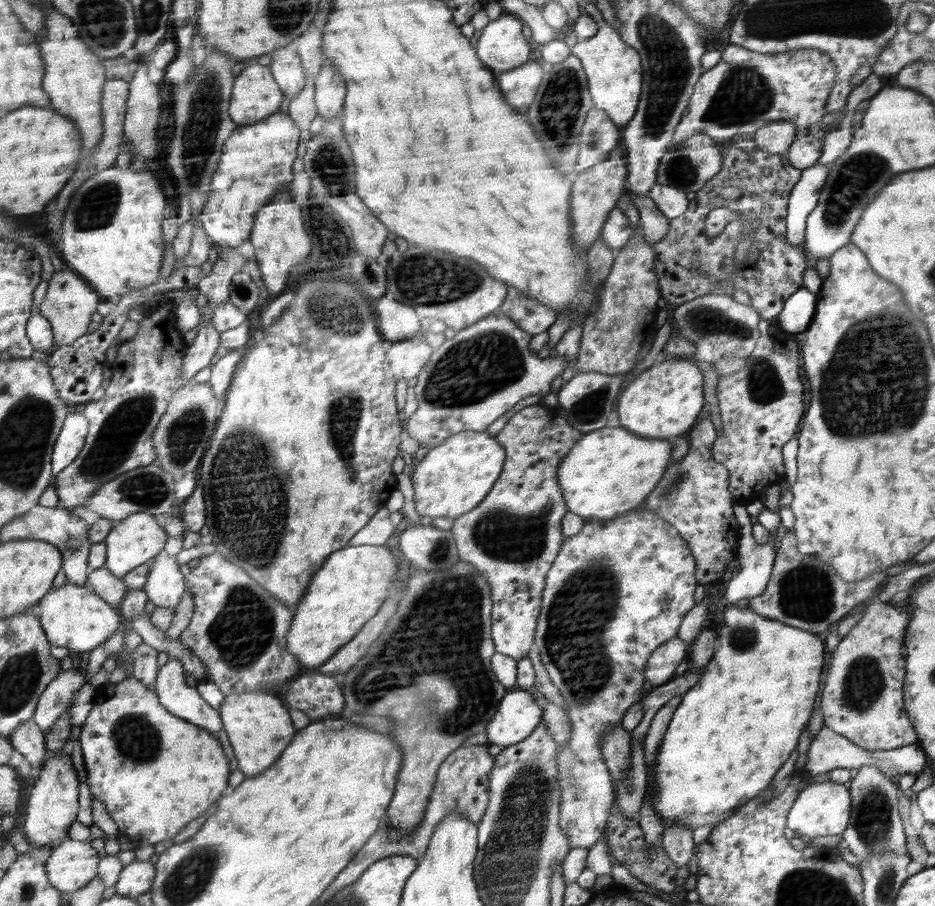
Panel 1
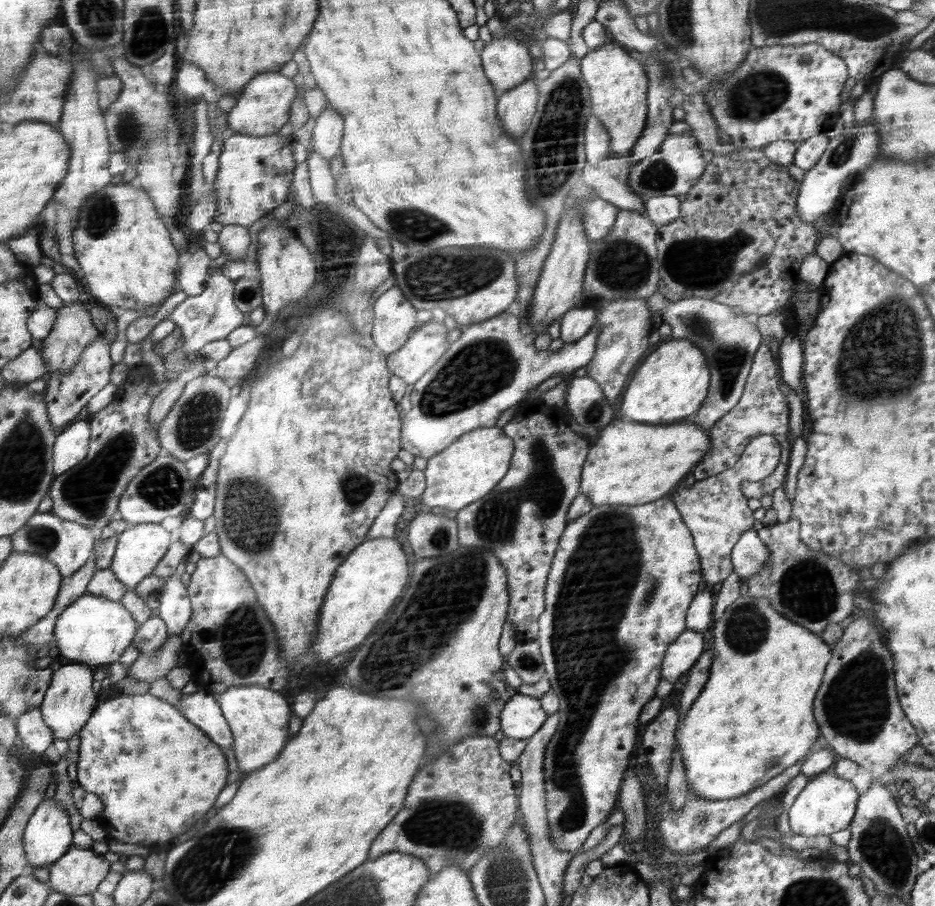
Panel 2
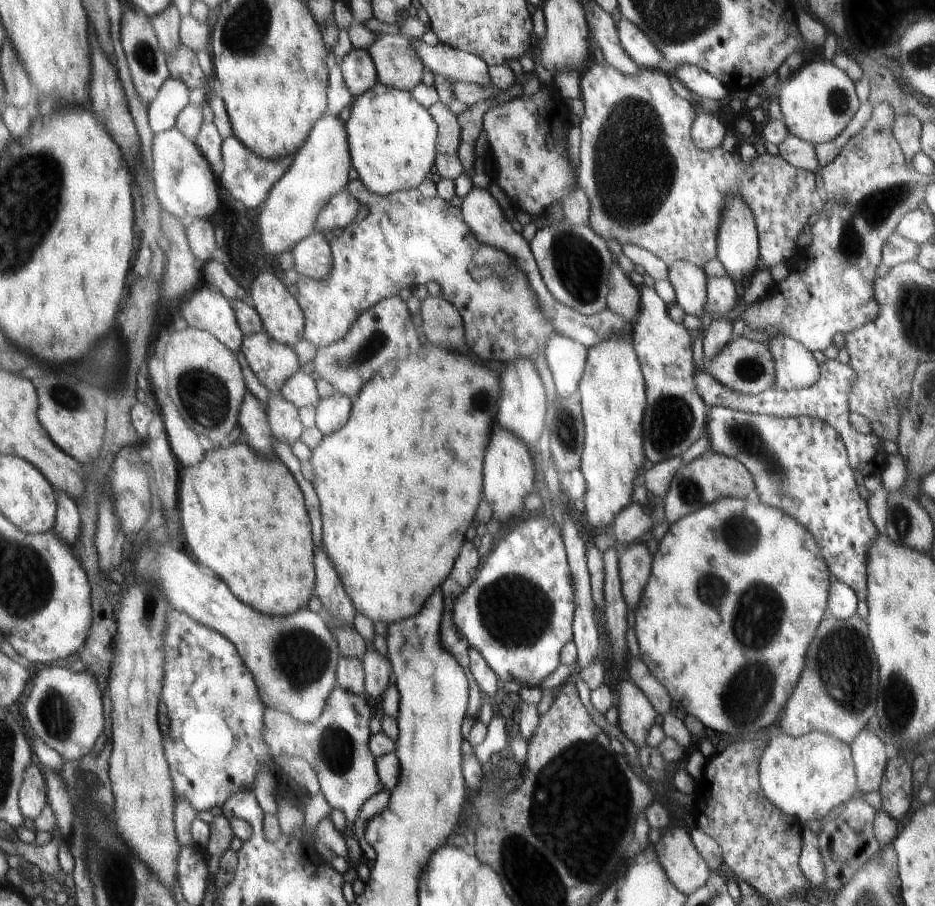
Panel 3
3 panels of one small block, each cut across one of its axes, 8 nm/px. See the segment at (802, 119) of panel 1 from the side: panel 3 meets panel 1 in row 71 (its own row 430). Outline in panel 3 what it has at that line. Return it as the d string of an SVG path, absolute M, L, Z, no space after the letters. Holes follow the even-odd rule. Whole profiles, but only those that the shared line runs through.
M712 407L709 417L709 422L706 422L707 434L710 440L711 450L716 453L733 457L739 462L742 462L744 466L749 468L750 475L753 476L757 482L758 500L760 503L782 508L782 511L786 515L793 517L798 520L816 539L817 546L821 548L821 554L824 555L825 562L829 566L829 572L838 578L840 583L849 585L856 594L858 605L857 605L857 616L862 619L868 619L869 609L867 606L868 588L867 588L867 551L873 544L873 541L879 534L877 528L874 527L873 520L869 516L869 507L866 502L860 498L858 494L858 488L856 488L856 482L854 482L854 474L852 474L851 466L848 466L849 458L846 458L846 450L844 448L844 442L838 432L828 423L821 422L820 419L809 418L809 417L787 417L779 418L766 414L753 414L736 411L727 407Z

